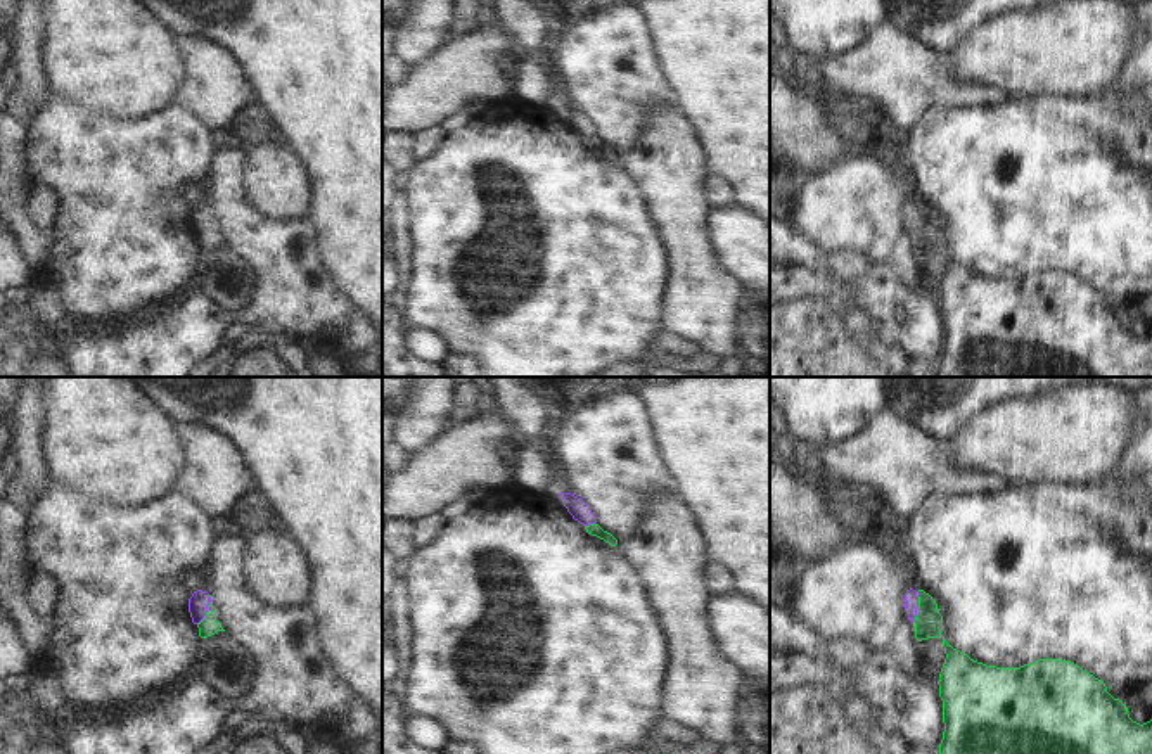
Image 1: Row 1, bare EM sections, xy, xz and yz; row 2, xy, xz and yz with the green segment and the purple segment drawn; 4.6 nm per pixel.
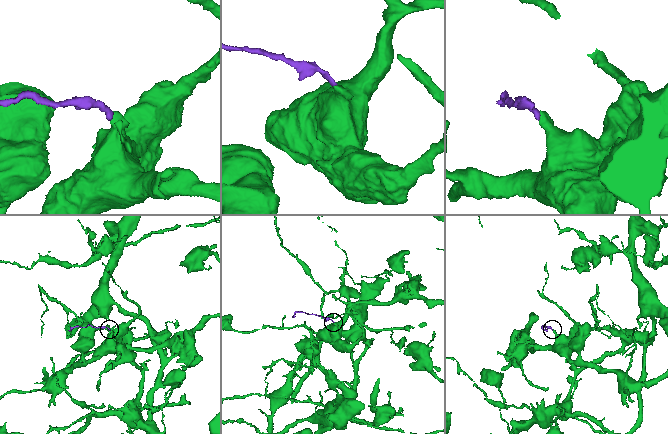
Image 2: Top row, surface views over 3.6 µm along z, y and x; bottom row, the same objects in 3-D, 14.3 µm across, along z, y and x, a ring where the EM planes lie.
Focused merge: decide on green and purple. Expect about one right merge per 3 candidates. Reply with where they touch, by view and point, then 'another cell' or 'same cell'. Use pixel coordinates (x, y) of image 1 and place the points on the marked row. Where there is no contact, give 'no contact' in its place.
contact yz (917, 607); same cell

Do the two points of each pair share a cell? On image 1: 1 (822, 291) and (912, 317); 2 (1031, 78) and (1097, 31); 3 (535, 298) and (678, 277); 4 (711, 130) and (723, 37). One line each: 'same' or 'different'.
1: same
2: same
3: different
4: same

